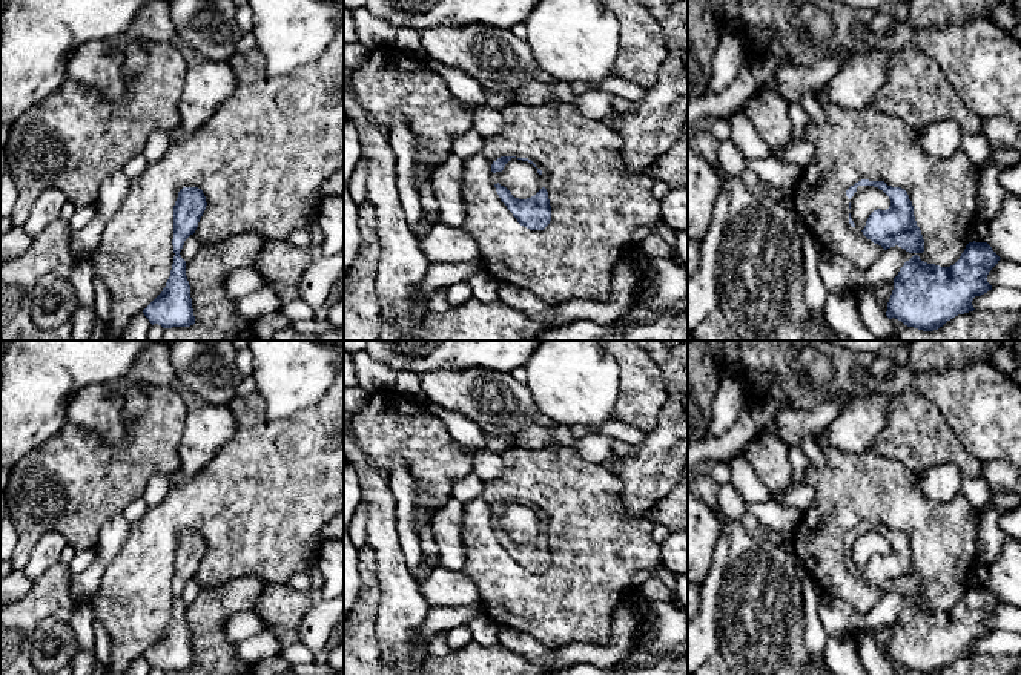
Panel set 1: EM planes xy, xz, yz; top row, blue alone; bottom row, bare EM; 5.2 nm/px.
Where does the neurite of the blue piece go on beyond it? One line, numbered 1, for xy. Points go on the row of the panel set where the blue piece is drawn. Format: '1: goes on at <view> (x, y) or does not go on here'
1: does not go on here

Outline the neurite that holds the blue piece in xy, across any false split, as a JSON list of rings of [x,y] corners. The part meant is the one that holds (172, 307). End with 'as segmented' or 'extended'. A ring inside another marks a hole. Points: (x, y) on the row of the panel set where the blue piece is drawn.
[[[183,187],[173,206],[173,264],[163,291],[143,310],[149,322],[163,328],[195,324],[186,261],[180,252],[184,241],[195,233],[206,210],[206,196],[198,187]]]; as segmented

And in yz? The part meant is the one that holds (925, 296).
[[[969,242],[960,259],[950,267],[927,264],[914,255],[894,278],[894,290],[887,302],[886,316],[895,318],[907,327],[933,331],[958,314],[973,311],[972,301],[992,290],[989,272],[1001,258],[987,242]]]; as segmented

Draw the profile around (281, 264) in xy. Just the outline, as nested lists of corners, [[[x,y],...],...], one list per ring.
[[[266,239],[253,265],[284,305],[299,299],[299,284],[310,262],[309,247],[293,245],[287,239]]]

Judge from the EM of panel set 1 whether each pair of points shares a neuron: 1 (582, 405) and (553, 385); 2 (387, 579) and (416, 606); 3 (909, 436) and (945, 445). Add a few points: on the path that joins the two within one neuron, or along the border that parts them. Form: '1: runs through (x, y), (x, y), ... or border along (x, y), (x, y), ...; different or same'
1: runs through (574, 398), (561, 385); same
2: runs through (395, 586), (409, 600); same
3: runs through (918, 437), (935, 444); same

